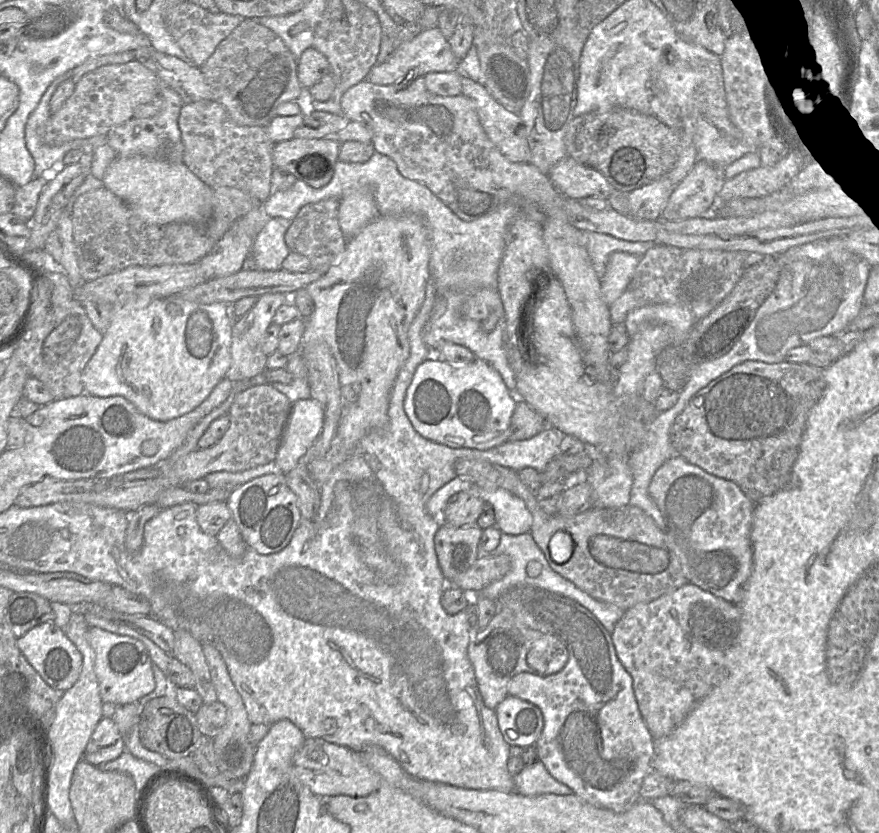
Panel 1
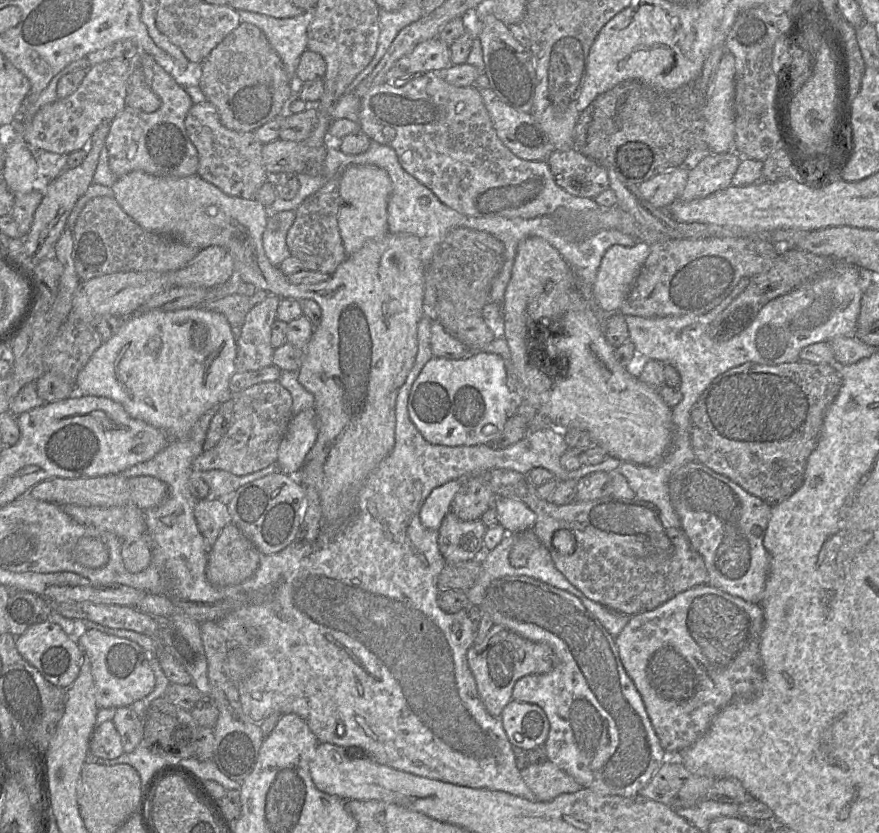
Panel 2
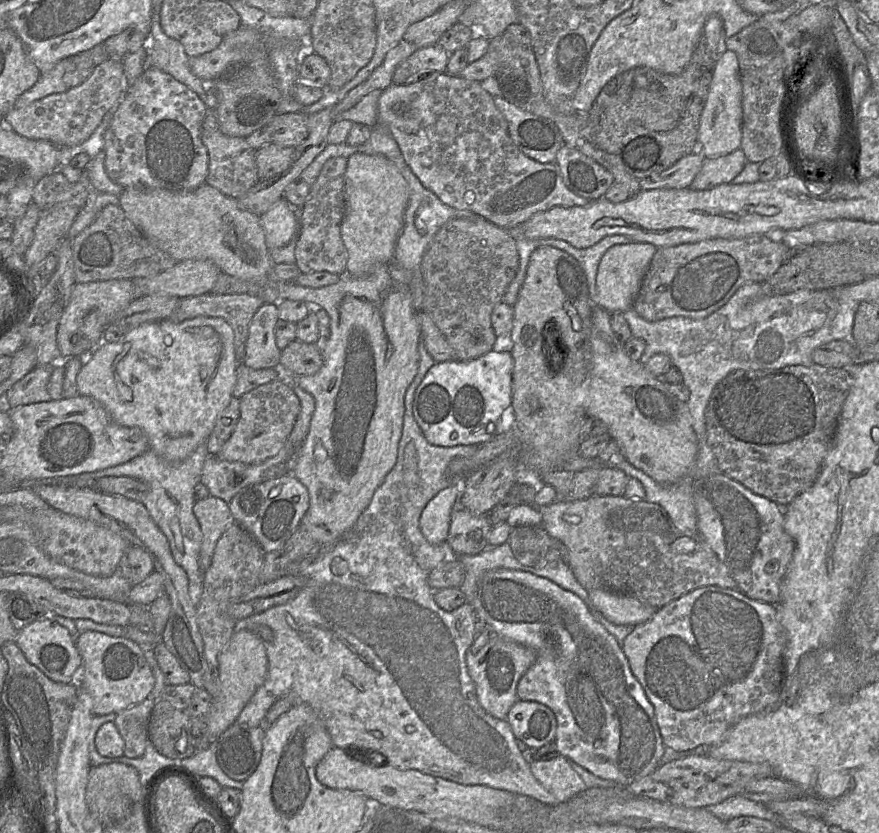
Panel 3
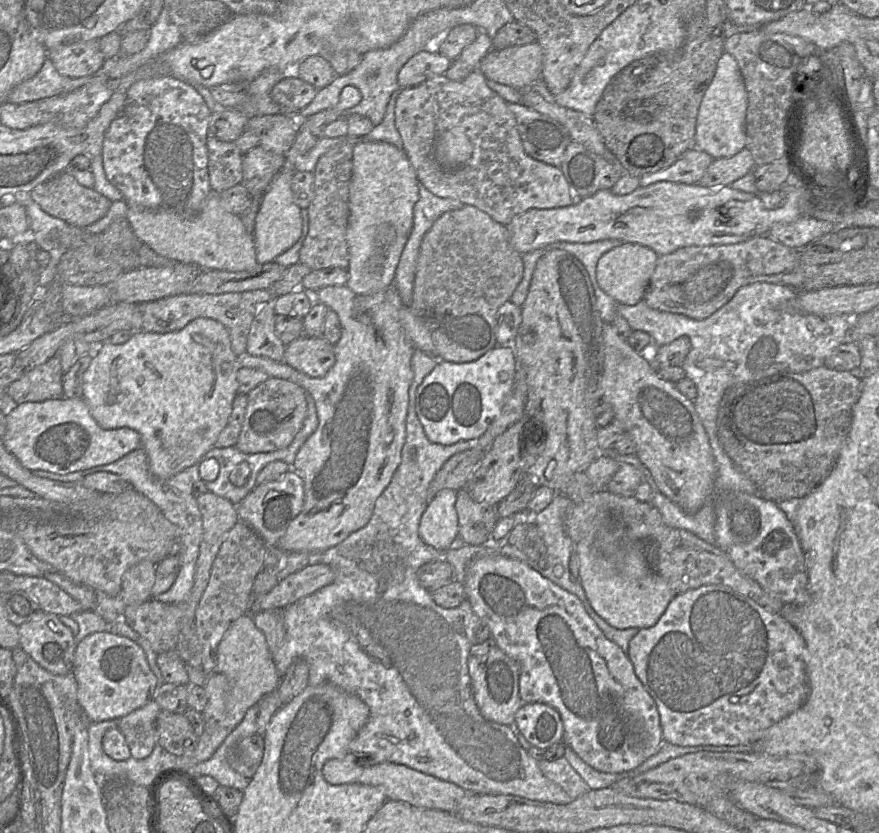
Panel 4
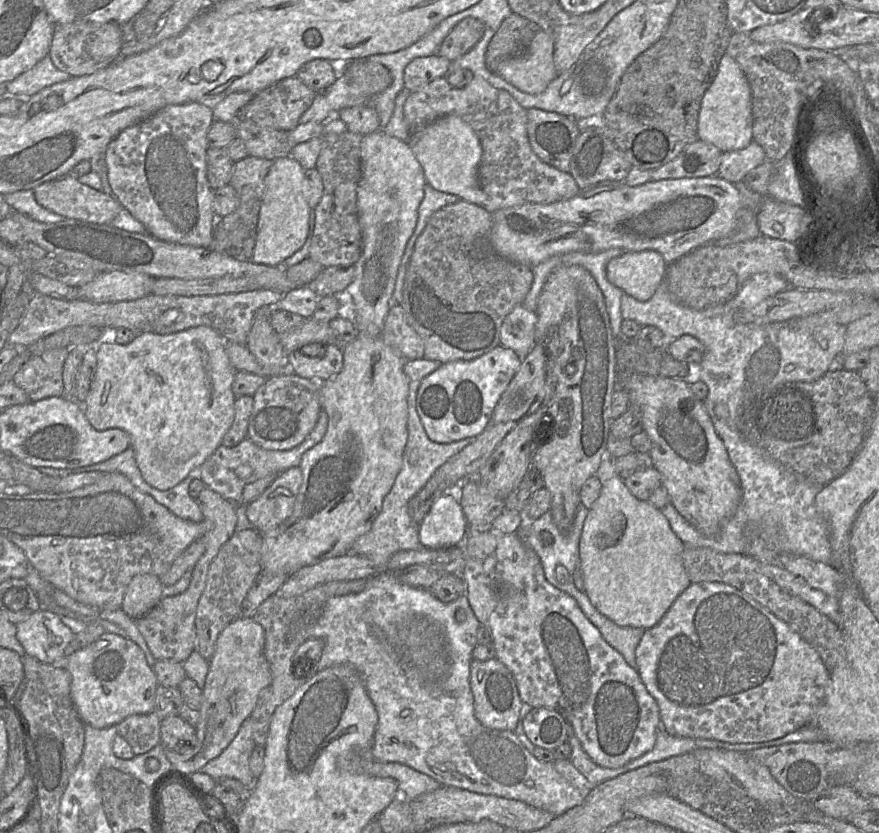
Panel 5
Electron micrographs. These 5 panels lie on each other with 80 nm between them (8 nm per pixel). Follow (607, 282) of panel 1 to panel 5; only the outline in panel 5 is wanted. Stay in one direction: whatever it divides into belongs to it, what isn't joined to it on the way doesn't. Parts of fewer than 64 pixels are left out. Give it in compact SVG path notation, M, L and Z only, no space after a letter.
M624 251L606 266L606 277L614 286L638 301L650 299L665 278L667 263L656 251Z

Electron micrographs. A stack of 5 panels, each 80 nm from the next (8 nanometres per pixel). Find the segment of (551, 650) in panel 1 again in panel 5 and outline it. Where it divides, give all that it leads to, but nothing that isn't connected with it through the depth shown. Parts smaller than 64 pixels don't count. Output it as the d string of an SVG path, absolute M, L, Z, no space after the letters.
M496 657L486 661L472 659L470 665L470 686L474 697L476 719L489 729L514 731L523 702L515 679L508 668Z

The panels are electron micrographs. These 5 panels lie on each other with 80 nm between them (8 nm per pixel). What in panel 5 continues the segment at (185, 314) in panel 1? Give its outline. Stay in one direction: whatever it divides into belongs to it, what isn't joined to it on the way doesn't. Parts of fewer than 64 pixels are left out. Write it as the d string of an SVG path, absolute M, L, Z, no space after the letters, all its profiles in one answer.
M208 326L192 327L171 334L137 333L136 337L126 345L120 345L113 341L112 332L107 331L106 338L96 344L96 371L89 393L83 403L84 414L95 430L105 431L118 428L128 433L131 438L131 448L134 451L137 466L145 482L160 491L169 490L183 481L189 474L194 473L215 452L233 423L236 397L232 391L232 384L236 371L228 358L226 341L219 333Z

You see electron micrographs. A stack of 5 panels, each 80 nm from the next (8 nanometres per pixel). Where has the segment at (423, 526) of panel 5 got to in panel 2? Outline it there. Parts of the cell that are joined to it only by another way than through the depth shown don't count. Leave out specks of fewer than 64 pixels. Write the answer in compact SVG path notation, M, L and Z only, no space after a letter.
M456 479L432 490L420 510L420 521L428 529L438 531L451 502L461 489L463 479Z

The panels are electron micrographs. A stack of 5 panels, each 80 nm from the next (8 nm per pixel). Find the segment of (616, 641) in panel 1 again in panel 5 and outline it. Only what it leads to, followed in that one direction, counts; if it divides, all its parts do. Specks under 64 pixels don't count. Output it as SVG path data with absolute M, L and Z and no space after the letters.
M700 582L691 584L685 591L683 591L673 602L667 612L664 614L662 619L652 628L645 630L636 650L635 658L637 663L637 672L643 684L645 685L649 694L654 698L659 707L661 728L664 729L668 734L684 738L695 738L695 739L707 739L707 740L717 740L727 743L761 743L767 742L774 739L779 739L786 736L789 733L792 733L802 727L808 725L814 717L815 712L823 702L827 690L830 684L829 673L826 667L824 666L818 652L806 642L797 632L790 628L790 626L785 623L783 620L775 616L768 609L758 603L753 599L749 594L743 593L737 588L724 584L721 582Z

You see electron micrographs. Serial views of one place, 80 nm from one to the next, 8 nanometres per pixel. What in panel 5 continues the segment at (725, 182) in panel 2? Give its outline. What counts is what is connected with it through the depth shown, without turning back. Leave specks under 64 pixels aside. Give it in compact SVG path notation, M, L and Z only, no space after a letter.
M752 141L743 149L723 153L716 175L728 182L737 183L766 160L764 149Z

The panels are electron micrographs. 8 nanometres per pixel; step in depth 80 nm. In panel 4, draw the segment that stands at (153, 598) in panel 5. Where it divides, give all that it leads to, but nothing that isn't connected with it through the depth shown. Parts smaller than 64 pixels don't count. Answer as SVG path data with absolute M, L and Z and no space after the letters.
M141 561L123 574L120 597L126 606L142 604L152 598L155 572L154 563Z

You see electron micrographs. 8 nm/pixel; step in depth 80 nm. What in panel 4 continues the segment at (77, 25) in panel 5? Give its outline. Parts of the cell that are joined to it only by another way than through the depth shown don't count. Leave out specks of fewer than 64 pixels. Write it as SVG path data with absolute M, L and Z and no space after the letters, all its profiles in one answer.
M78 40L57 45L48 51L48 58L60 74L70 78L90 77L106 62L99 40Z

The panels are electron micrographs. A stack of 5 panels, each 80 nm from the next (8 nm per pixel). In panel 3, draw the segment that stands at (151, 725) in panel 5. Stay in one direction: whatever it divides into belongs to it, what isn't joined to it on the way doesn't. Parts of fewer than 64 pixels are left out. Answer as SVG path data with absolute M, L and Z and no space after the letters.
M145 699L117 713L114 723L124 741L124 756L138 758L149 742L148 722L155 701Z

